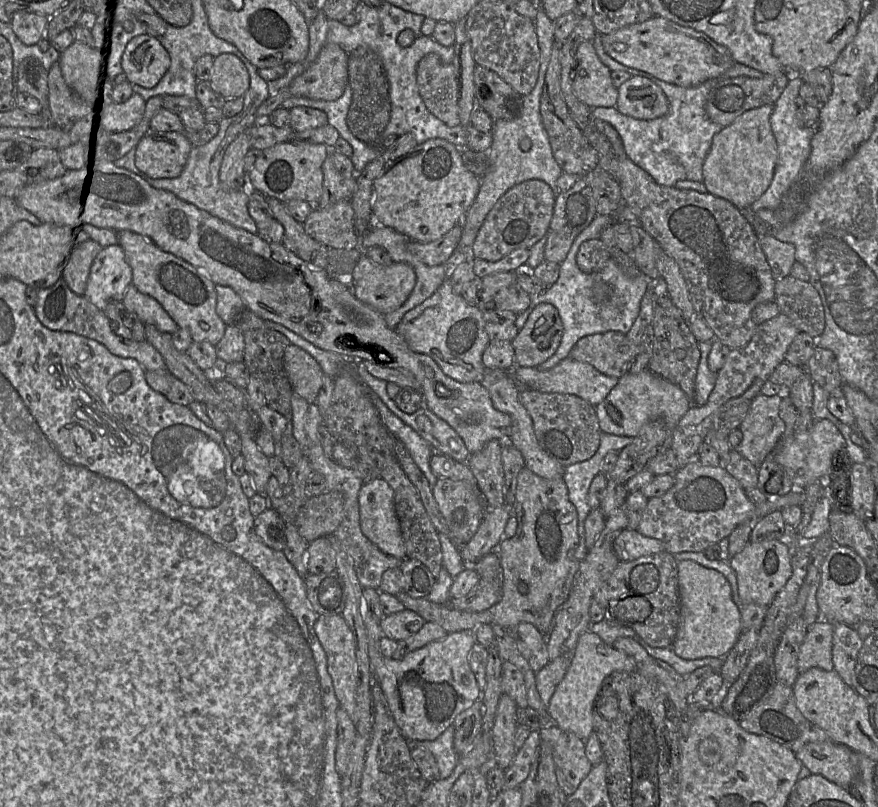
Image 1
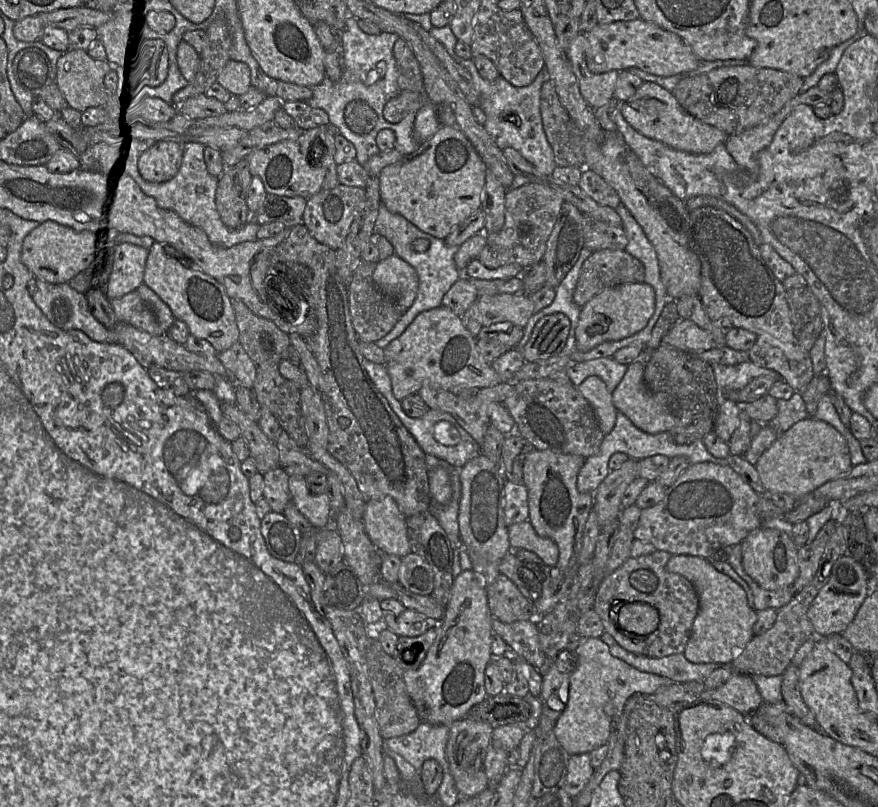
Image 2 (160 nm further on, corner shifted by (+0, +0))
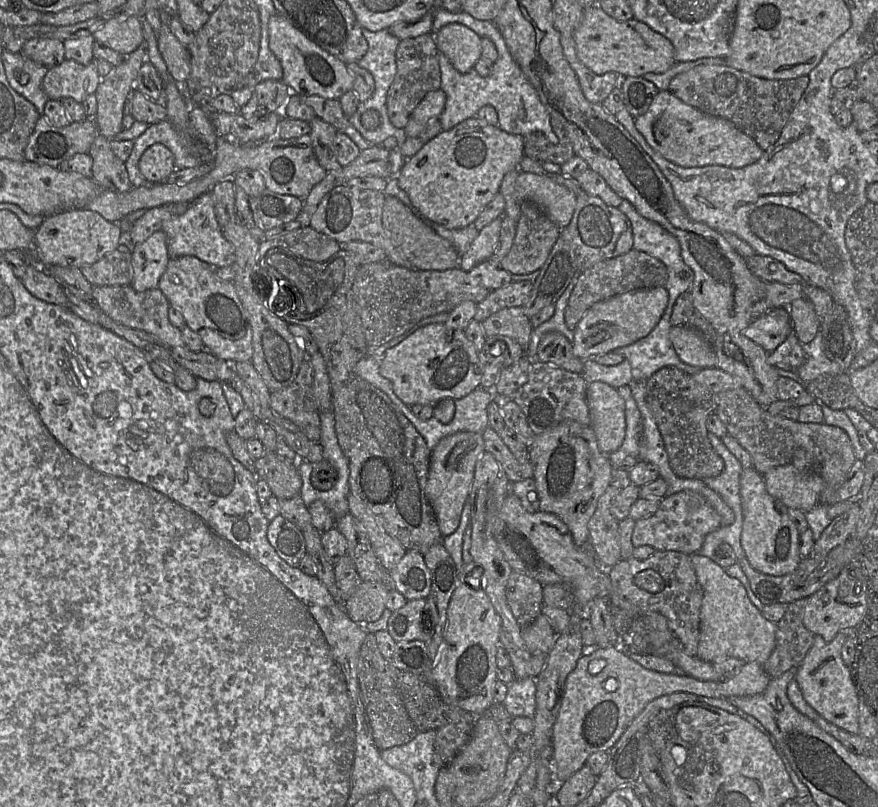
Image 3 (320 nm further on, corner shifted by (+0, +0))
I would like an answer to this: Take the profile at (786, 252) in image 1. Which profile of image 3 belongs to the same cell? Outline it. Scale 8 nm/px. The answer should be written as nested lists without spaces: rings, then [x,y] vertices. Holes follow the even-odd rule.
[[[756,254],[746,261],[752,273],[765,282],[787,285],[803,283],[803,278],[798,273],[790,271],[782,262],[770,256]]]

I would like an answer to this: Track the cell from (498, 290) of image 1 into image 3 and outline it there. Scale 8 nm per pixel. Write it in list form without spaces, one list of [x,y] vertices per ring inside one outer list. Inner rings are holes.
[[[522,307],[502,309],[480,324],[485,338],[508,336],[518,342],[526,352],[533,327]]]

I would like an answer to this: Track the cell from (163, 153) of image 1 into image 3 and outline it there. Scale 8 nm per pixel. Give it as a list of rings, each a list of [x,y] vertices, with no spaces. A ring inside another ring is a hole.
[[[160,143],[148,147],[142,154],[138,165],[147,184],[165,182],[175,171],[174,155],[170,149]]]

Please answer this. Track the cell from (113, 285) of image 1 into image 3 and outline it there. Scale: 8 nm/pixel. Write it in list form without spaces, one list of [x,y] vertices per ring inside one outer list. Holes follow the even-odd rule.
[[[162,230],[154,232],[145,241],[131,246],[133,280],[136,291],[158,288],[170,260],[167,236]]]

